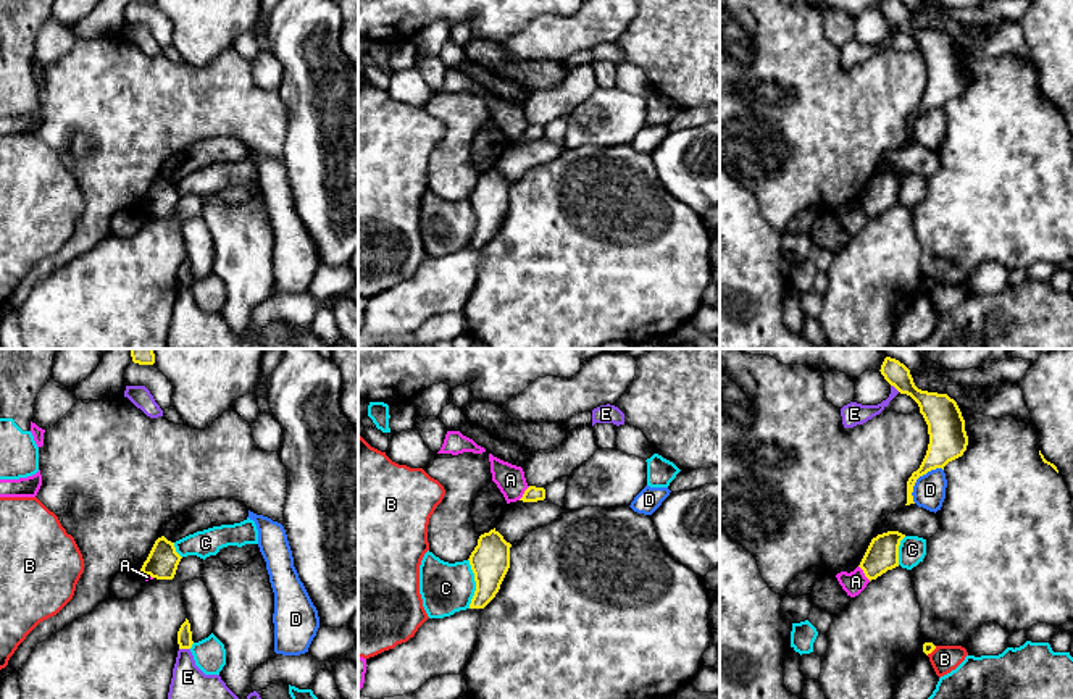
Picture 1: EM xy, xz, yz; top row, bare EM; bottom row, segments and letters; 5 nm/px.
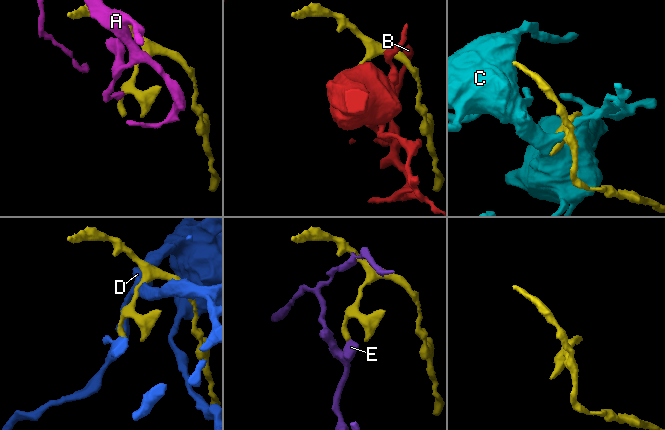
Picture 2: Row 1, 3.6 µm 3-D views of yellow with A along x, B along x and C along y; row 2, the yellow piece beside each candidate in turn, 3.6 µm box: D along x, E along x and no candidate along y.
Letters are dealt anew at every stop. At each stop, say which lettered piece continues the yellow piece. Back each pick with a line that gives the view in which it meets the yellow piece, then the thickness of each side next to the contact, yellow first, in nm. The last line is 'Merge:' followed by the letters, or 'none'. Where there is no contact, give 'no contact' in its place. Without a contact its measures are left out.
Merge: none

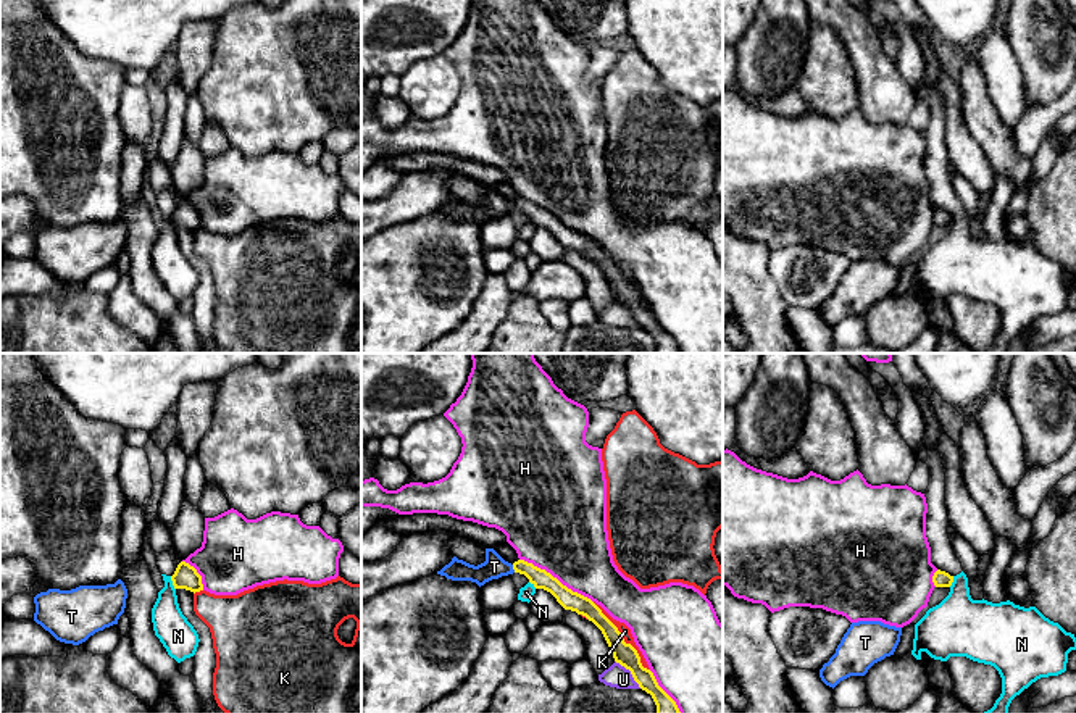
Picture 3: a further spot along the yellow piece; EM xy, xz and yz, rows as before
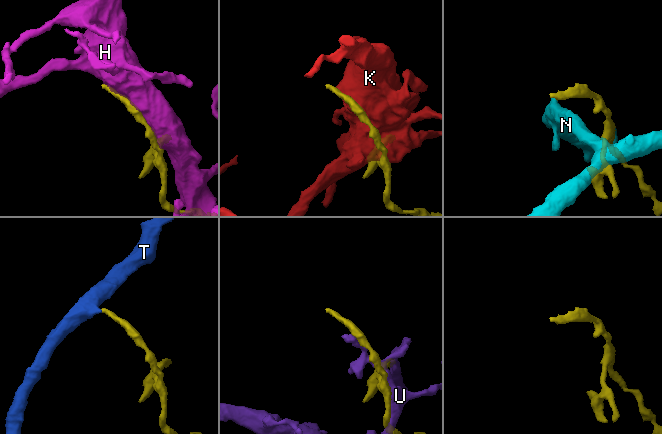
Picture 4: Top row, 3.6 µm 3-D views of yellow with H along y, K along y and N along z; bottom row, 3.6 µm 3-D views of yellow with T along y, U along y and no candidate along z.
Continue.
T: xz | 90/120 nm
Merge: T

